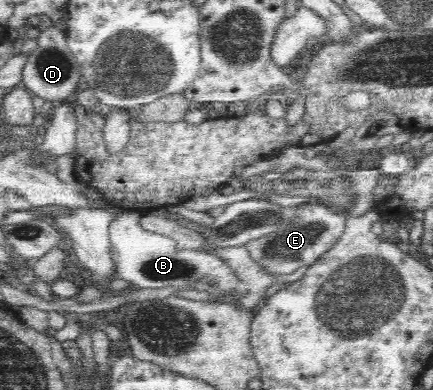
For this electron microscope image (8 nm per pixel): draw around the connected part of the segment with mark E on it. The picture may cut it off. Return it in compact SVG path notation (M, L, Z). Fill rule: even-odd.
M310 202L298 206L296 216L284 219L277 229L262 238L250 240L245 247L253 261L270 274L292 274L302 266L309 267L328 252L345 229L348 212L338 211L324 203Z

